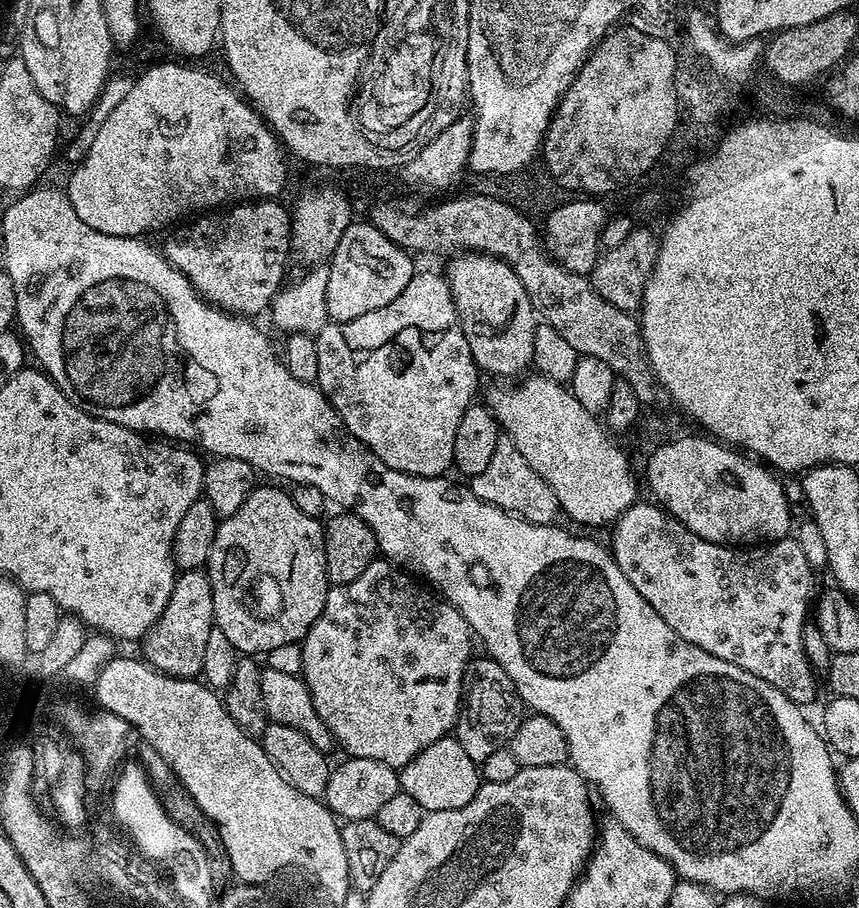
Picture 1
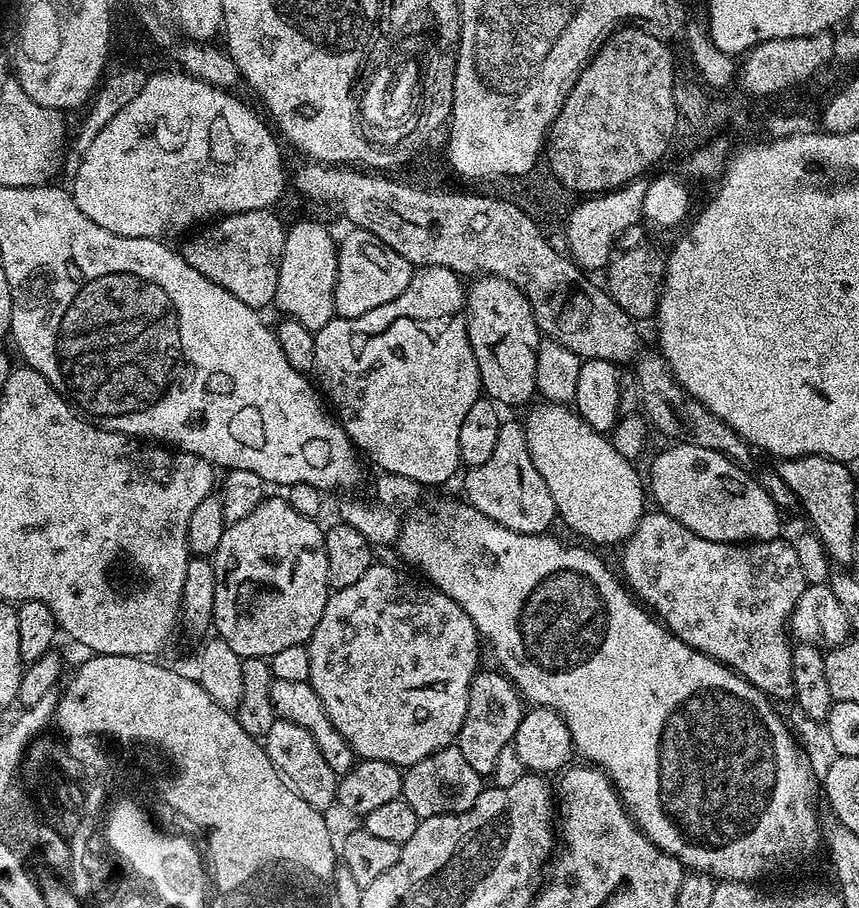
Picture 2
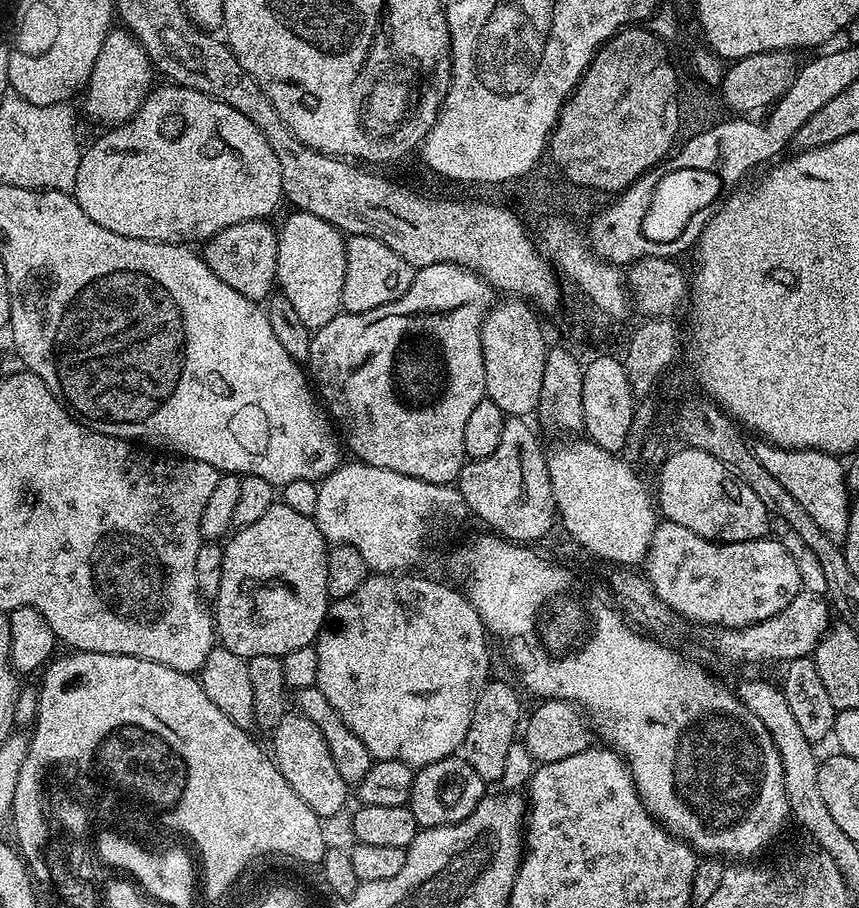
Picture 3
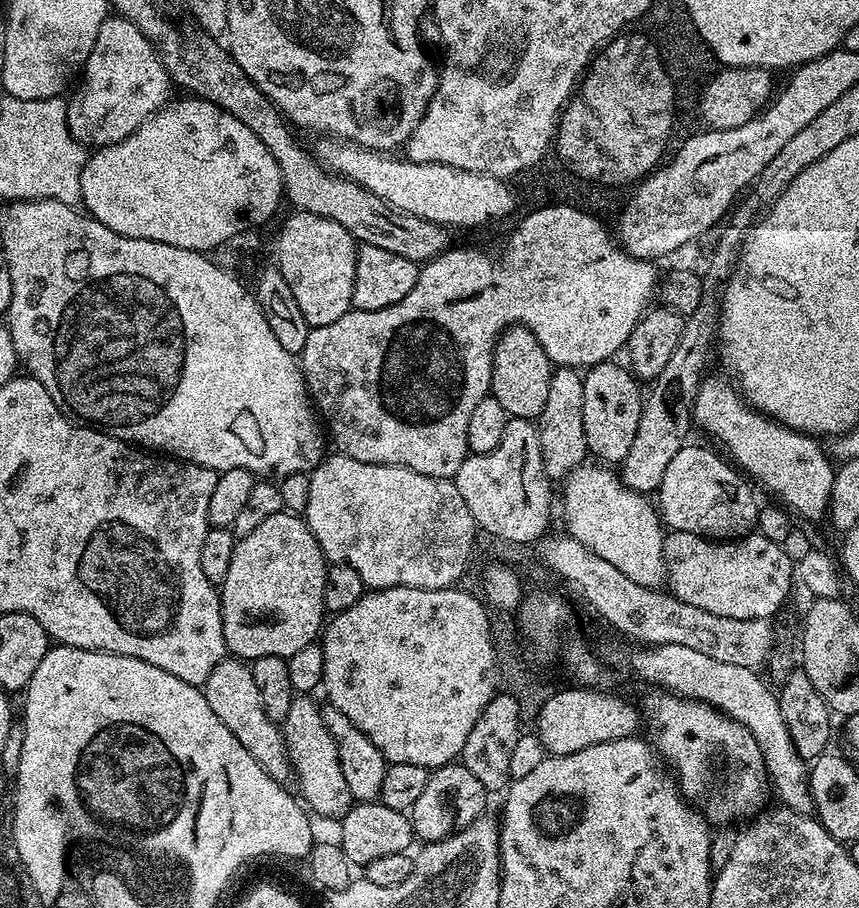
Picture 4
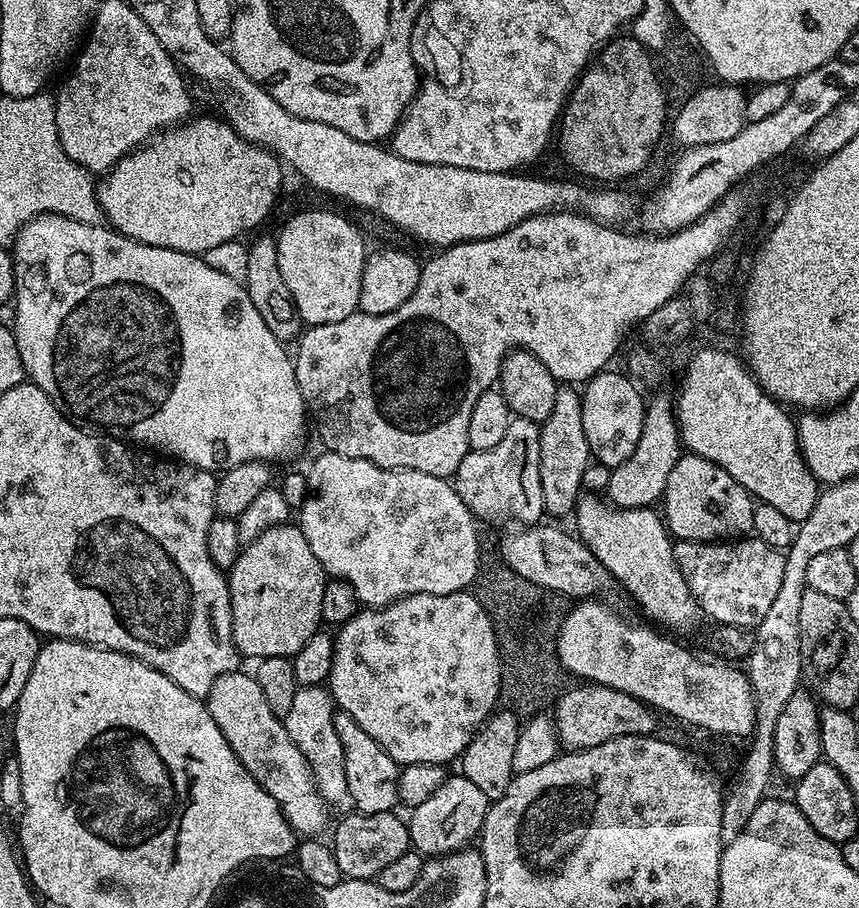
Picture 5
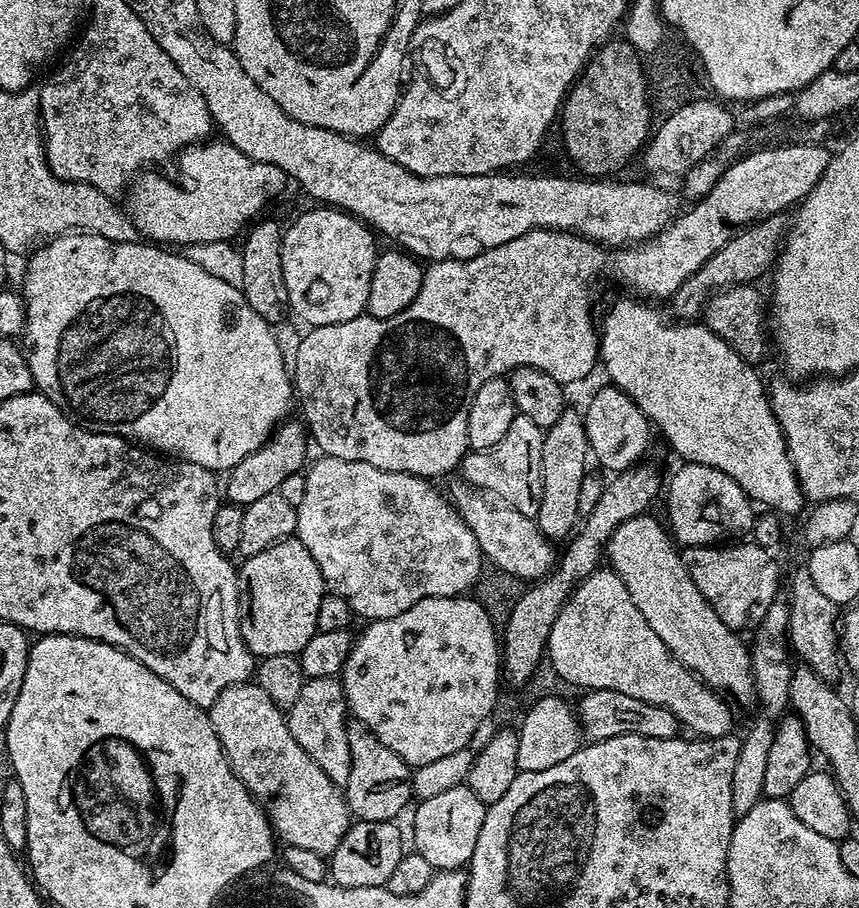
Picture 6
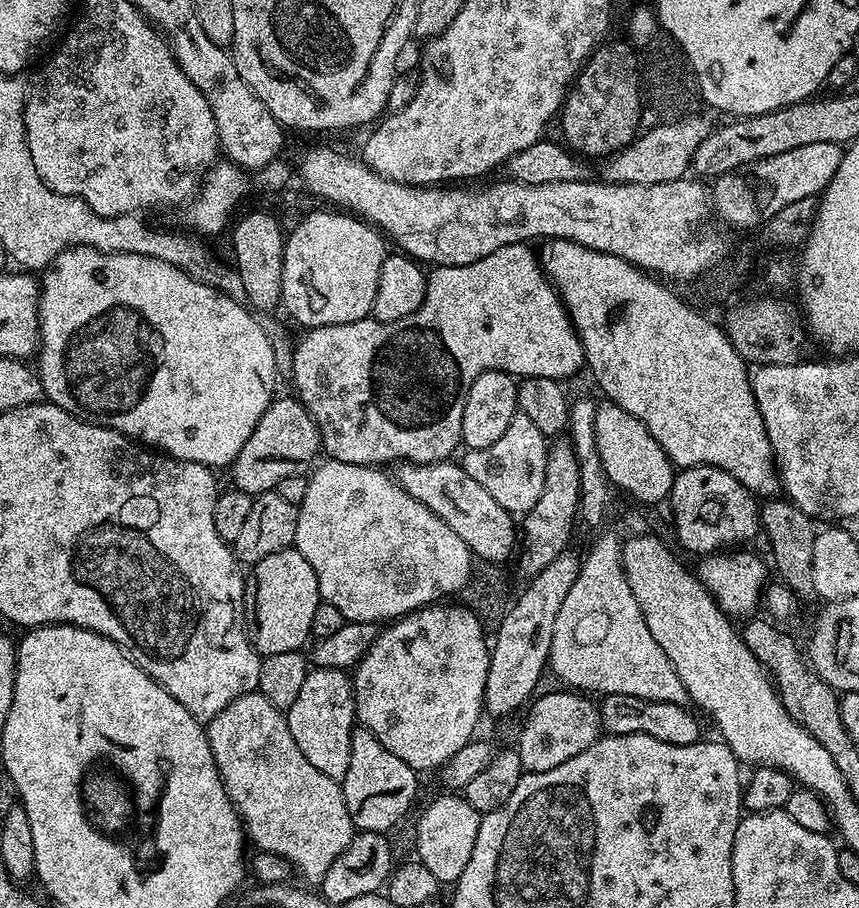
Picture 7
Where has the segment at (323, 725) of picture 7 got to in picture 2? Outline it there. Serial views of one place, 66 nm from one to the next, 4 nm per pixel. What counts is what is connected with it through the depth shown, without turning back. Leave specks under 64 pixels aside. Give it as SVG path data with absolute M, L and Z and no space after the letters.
M277 718L274 726L266 730L262 737L264 753L266 758L270 758L270 766L278 770L282 782L302 798L302 802L310 802L314 810L327 813L328 807L336 804L336 785L338 777L334 770L326 763L326 758L322 758L322 750L318 750L318 742L314 742L314 737L310 735L310 730L298 726L298 722L281 720Z

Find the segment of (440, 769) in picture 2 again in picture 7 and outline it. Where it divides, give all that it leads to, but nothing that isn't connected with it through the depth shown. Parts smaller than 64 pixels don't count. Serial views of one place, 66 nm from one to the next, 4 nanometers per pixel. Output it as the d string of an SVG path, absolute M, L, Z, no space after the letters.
M444 794L432 801L428 809L420 816L416 824L416 852L421 864L434 874L442 886L455 885L470 862L470 853L474 851L474 841L478 838L478 826L481 813L460 794Z

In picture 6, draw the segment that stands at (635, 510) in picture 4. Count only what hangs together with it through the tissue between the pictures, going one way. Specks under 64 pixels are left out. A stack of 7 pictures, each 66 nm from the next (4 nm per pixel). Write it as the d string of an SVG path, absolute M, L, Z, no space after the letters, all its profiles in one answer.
M652 514L635 516L622 522L622 526L613 530L606 545L607 563L612 571L618 574L618 578L622 578L626 590L630 590L630 598L634 606L642 610L642 618L650 622L650 630L654 630L654 634L658 634L658 638L666 642L668 649L680 662L685 664L694 675L700 677L709 688L715 688L727 694L737 705L738 703L751 705L756 694L756 680L752 677L752 654L749 645L745 641L743 644L732 633L733 625L727 620L718 618L710 602L702 598L702 590L694 586L694 578L690 578L681 549L674 543L669 529L661 521L660 524Z

